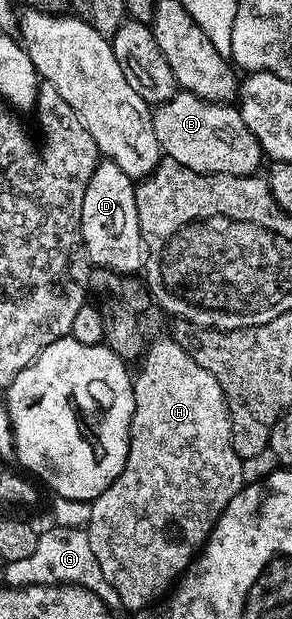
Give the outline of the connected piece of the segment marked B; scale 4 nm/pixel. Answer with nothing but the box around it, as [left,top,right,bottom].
[152,90,264,177]

